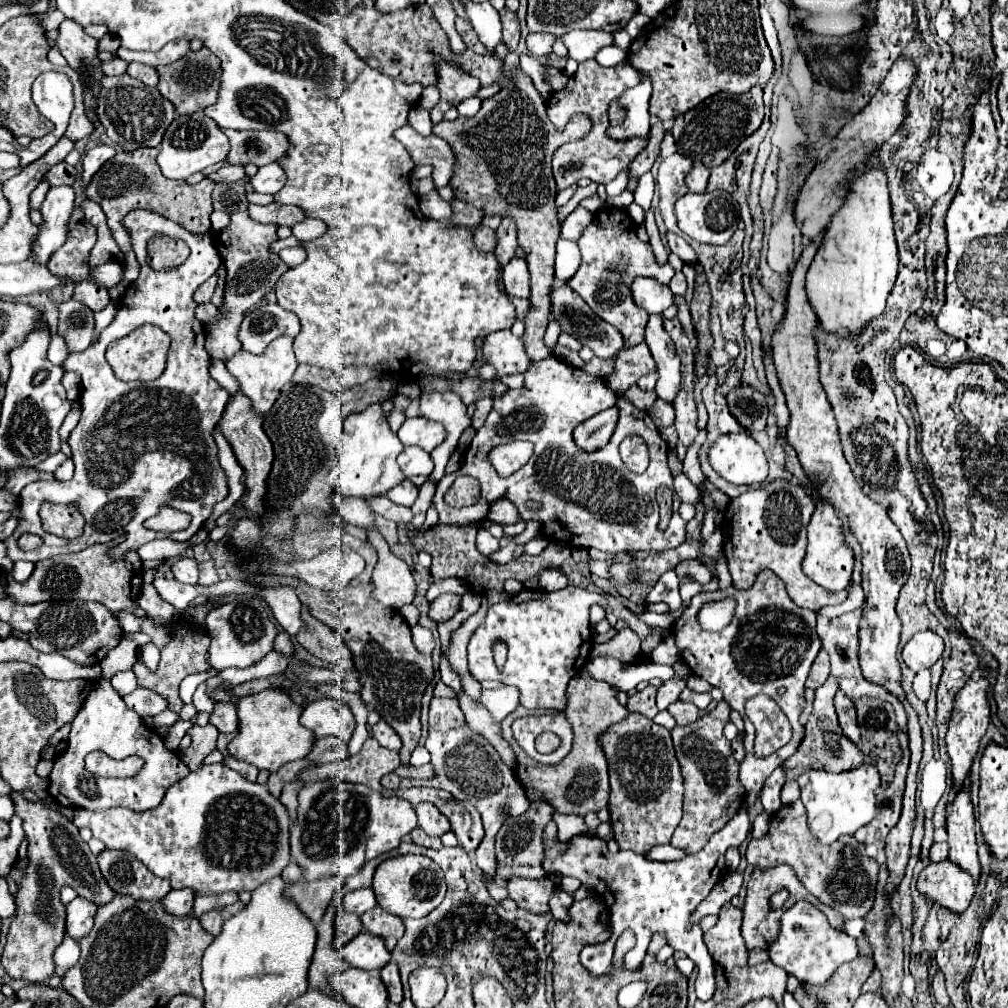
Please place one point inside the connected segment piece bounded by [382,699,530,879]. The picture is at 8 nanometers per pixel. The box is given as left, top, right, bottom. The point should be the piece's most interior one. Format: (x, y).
(465, 764)

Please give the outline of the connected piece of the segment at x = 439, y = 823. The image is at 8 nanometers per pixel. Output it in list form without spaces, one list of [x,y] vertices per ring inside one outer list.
[[[418,803],[414,805],[414,811],[418,815],[418,827],[424,829],[430,837],[440,837],[450,829],[446,815],[442,815],[438,807],[432,807],[432,803]]]

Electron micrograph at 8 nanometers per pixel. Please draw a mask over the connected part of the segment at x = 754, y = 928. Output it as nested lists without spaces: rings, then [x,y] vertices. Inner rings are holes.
[[[784,863],[778,865],[778,867],[770,867],[770,871],[762,871],[762,867],[754,867],[752,877],[750,877],[750,881],[748,881],[748,895],[746,895],[746,901],[744,901],[742,937],[744,937],[744,941],[746,941],[746,947],[748,947],[748,949],[754,949],[754,947],[758,947],[758,949],[768,949],[768,947],[776,941],[776,937],[778,937],[778,933],[780,933],[780,919],[782,919],[784,911],[786,911],[788,907],[792,907],[792,905],[794,905],[796,901],[800,901],[800,899],[810,901],[812,905],[816,905],[816,907],[828,917],[828,921],[830,921],[832,927],[836,927],[836,929],[842,929],[842,927],[844,927],[842,917],[840,917],[834,909],[828,909],[824,903],[820,903],[818,899],[814,899],[814,895],[810,895],[810,893],[802,887],[802,881],[800,881],[800,879],[794,875],[794,871],[792,871],[790,867],[786,867]],[[778,889],[788,889],[788,891],[790,891],[788,903],[786,903],[782,909],[778,909],[778,911],[770,911],[770,909],[768,909],[768,899],[770,899],[770,895],[776,893]]]

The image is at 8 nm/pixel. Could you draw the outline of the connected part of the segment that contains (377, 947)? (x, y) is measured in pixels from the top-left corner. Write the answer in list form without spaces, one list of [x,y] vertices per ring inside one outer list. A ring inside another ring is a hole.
[[[362,933],[340,949],[340,957],[356,969],[372,971],[382,969],[390,961],[390,951],[386,949],[382,937]]]

